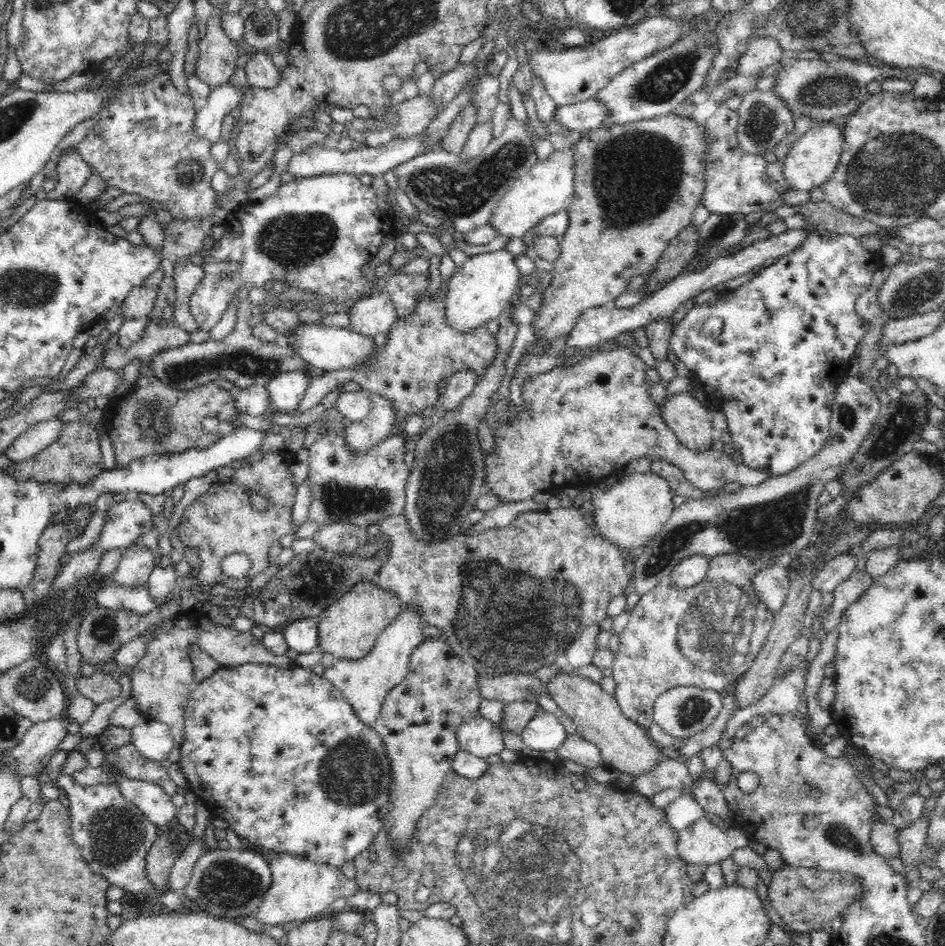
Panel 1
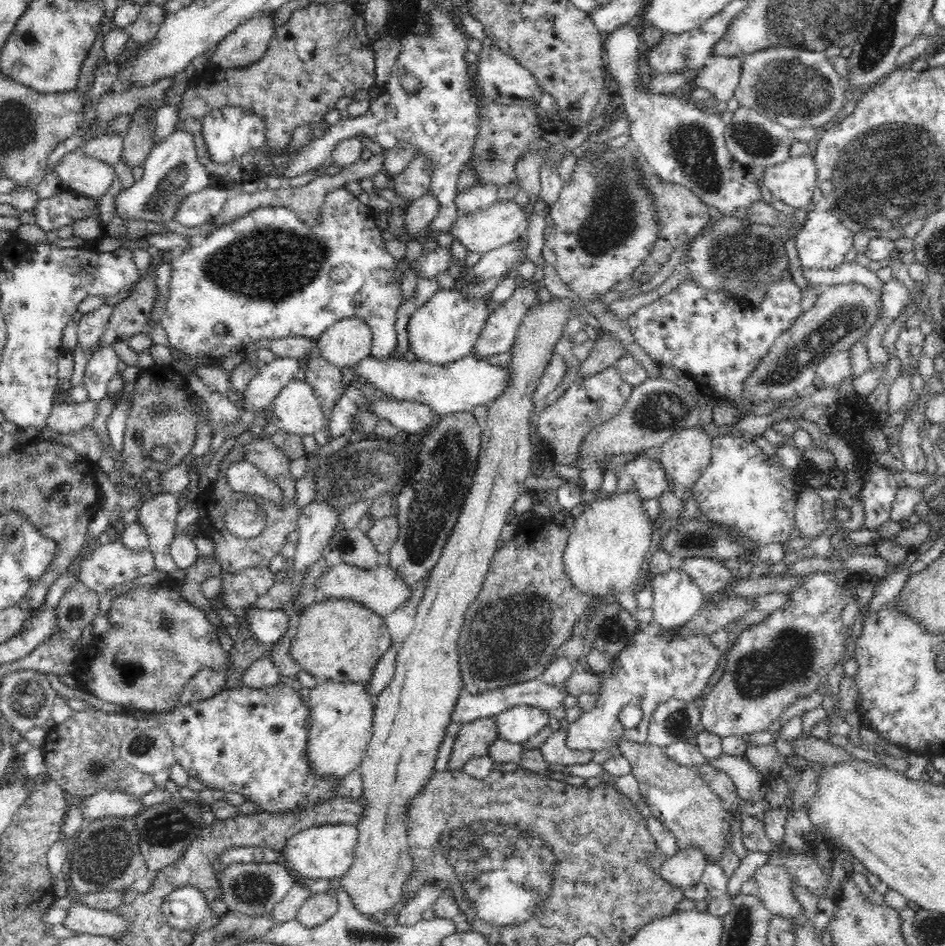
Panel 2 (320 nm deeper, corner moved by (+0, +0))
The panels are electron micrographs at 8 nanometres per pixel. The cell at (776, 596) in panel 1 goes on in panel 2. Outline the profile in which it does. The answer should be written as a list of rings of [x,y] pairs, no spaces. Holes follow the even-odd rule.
[[[688,557],[683,560],[679,568],[700,587],[708,600],[728,583],[736,580],[722,562],[716,559]]]

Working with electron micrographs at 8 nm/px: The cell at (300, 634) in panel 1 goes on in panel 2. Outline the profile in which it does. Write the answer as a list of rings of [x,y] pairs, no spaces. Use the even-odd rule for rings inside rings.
[[[252,605],[245,614],[245,622],[248,623],[249,630],[260,642],[268,646],[272,646],[288,633],[294,636],[294,631],[288,626],[288,619],[284,610],[260,609]]]

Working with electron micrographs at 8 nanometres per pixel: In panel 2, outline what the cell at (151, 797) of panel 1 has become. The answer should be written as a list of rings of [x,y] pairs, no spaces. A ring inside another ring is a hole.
[[[100,791],[86,797],[82,802],[84,823],[106,816],[134,818],[144,805],[138,803],[138,797],[123,791]]]

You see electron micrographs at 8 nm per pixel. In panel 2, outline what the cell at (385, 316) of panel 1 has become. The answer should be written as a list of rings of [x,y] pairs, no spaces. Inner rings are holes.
[[[355,317],[330,326],[316,340],[316,345],[326,362],[341,369],[354,366],[371,356],[373,340],[374,335],[368,323]]]

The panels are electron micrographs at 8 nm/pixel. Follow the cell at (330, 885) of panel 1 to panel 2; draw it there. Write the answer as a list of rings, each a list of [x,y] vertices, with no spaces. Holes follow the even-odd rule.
[[[338,821],[311,826],[298,831],[287,840],[285,848],[276,857],[288,867],[294,877],[304,877],[315,881],[332,878],[340,880],[352,864],[358,842],[358,827],[355,822]]]

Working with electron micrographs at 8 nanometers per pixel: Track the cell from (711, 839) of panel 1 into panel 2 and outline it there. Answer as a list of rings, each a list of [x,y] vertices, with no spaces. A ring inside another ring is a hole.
[[[692,846],[686,850],[678,850],[674,856],[667,858],[661,866],[661,875],[676,891],[683,892],[701,881],[707,864],[704,853]]]

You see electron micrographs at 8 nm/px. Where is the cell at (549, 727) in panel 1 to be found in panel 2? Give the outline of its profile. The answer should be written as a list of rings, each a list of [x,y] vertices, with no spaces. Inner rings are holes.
[[[540,706],[513,707],[493,717],[496,719],[496,729],[500,739],[523,743],[536,736],[544,727],[549,726],[551,712],[540,709]]]

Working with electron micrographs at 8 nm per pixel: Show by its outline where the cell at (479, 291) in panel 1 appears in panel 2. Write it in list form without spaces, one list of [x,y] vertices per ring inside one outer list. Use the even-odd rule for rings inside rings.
[[[440,288],[421,308],[418,308],[408,322],[409,348],[424,364],[448,364],[473,352],[477,338],[483,331],[490,313],[486,300],[464,299],[458,291]]]

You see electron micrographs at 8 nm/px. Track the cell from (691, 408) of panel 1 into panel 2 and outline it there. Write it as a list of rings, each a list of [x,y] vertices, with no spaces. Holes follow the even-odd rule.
[[[700,426],[675,431],[664,444],[659,461],[668,480],[691,488],[712,458],[712,438]]]

